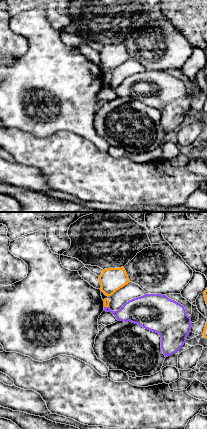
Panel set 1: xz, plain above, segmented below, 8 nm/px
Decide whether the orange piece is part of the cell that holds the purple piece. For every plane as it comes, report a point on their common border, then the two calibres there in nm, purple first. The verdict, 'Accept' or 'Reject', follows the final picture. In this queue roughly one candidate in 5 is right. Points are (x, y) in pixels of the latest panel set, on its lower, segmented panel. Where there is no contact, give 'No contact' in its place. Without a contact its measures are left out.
Touches purple at (106, 307). Thickness 200 nm (purple) against 50 nm

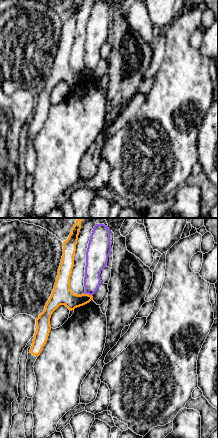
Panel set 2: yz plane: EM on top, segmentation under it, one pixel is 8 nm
Touches purple at (88, 293). Thickness 160 nm (purple) against 160 nm

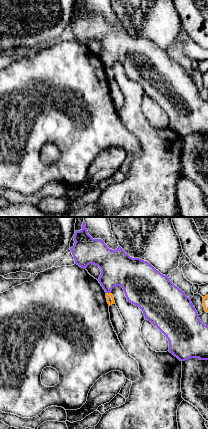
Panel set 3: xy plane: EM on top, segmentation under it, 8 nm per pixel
Touches purple at (108, 292). Thickness 280 nm (purple) against 60 nm

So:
Reject

